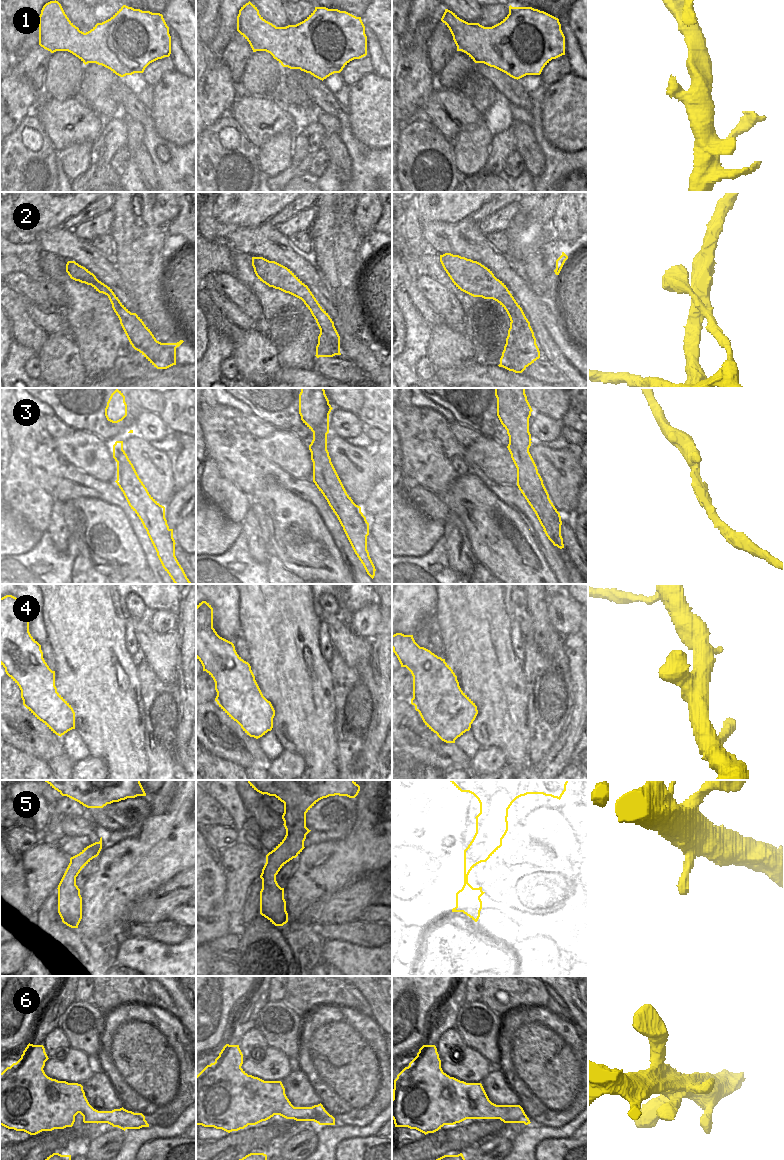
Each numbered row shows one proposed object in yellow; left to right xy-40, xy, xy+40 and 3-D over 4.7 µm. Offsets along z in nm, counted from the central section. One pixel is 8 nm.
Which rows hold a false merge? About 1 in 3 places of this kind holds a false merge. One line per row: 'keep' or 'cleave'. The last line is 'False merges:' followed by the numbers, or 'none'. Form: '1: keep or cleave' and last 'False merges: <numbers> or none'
1: keep
2: cleave
3: keep
4: keep
5: keep
6: keep
False merges: 2

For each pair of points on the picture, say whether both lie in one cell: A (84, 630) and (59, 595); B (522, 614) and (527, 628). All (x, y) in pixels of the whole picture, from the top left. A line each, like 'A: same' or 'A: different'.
A: same
B: same

